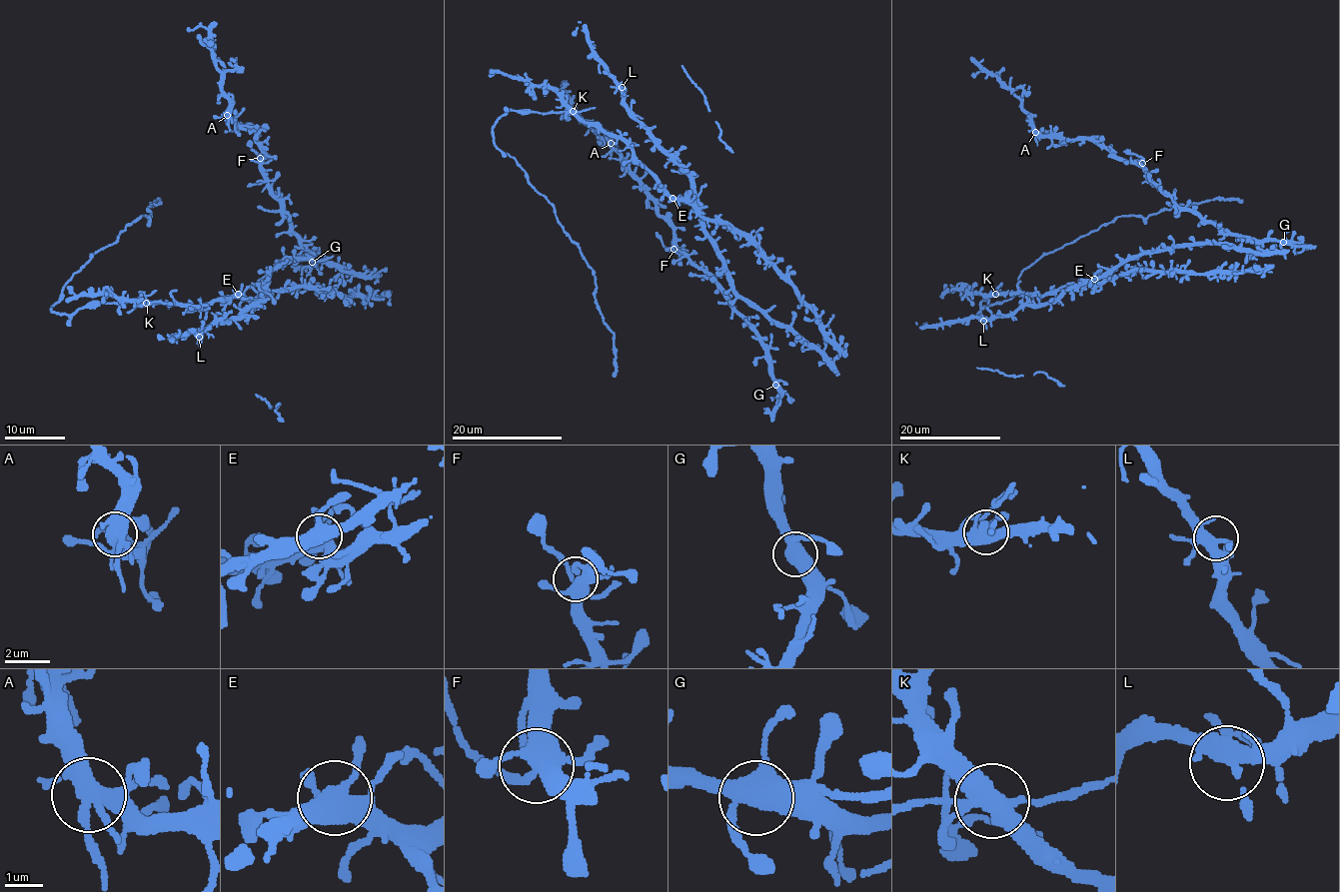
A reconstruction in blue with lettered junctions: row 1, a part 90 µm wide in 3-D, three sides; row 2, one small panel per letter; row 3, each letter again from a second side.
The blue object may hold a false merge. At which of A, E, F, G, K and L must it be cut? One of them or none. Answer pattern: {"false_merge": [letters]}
{"false_merge": []}

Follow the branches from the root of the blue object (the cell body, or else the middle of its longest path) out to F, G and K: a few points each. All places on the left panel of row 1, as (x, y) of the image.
F: (257, 296), (273, 269), (287, 260), (327, 262), (313, 257), (294, 232), (265, 180), (260, 158)
G: (257, 296), (278, 265), (292, 259), (327, 262), (321, 257), (308, 258), (312, 262)
K: (257, 296), (253, 299), (230, 296), (212, 300), (202, 308), (147, 303)

